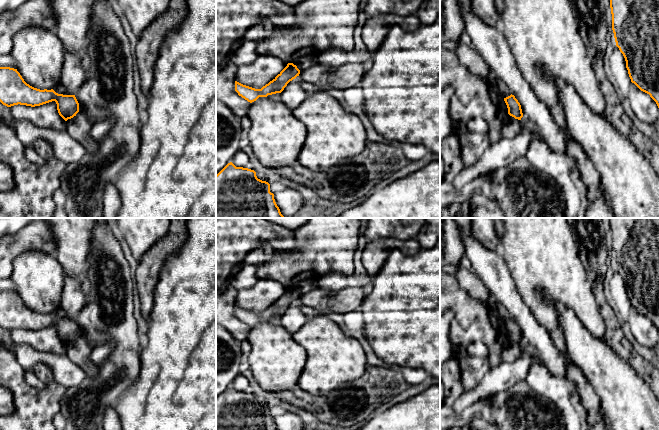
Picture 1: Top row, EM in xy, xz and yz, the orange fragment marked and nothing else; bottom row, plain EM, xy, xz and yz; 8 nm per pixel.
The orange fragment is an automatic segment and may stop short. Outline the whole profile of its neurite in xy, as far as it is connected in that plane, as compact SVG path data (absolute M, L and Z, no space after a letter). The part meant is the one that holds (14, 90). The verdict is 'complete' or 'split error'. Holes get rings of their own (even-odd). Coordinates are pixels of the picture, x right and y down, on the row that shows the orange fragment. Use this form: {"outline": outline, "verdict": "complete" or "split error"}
{"outline": "M0 67L0 102L14 105L40 106L55 101L59 115L67 121L79 112L75 95L63 95L51 90L40 90L27 84L17 69Z", "verdict": "complete"}

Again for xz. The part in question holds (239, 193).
{"outline": "M228 163L216 175L216 218L284 218L277 206L270 184L257 178L254 170Z", "verdict": "complete"}

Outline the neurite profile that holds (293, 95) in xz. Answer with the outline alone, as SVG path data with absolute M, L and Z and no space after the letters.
M295 79L287 84L280 96L283 103L285 103L291 110L295 110L306 97L306 91L301 83Z

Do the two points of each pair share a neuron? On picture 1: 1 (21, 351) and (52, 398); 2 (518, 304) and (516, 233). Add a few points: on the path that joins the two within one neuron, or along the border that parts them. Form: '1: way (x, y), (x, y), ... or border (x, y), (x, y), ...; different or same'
1: border (53, 380), (65, 388); different
2: border (509, 270), (520, 298), (531, 312); different

